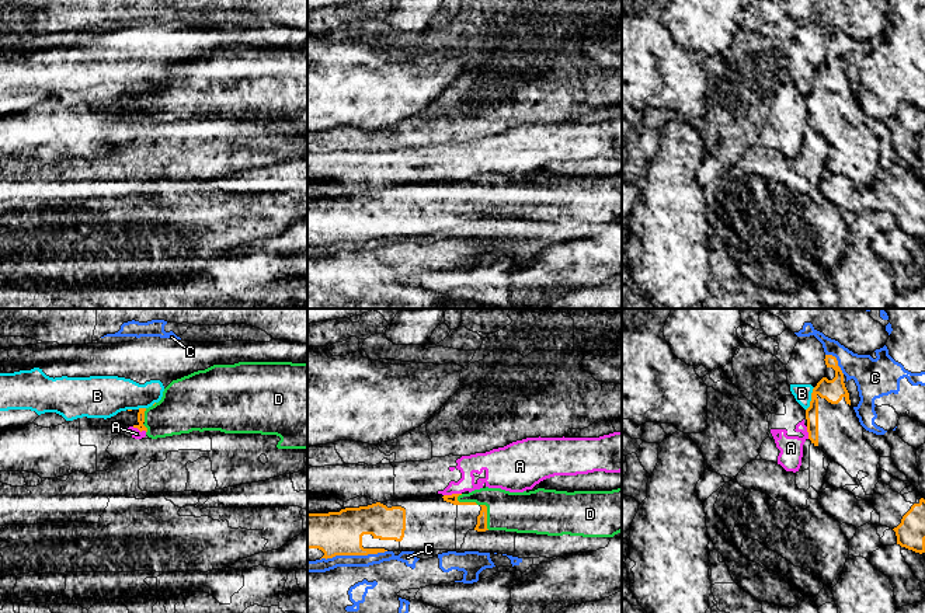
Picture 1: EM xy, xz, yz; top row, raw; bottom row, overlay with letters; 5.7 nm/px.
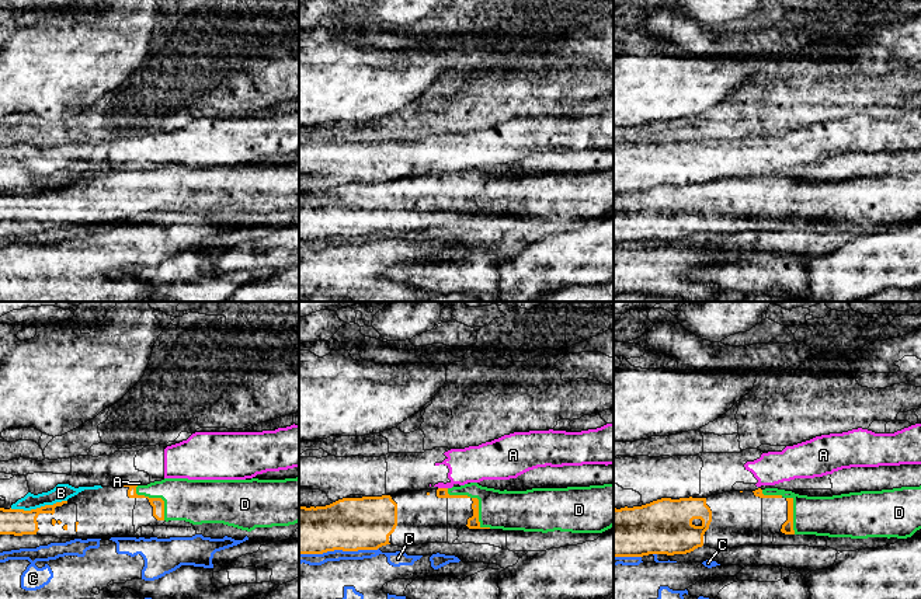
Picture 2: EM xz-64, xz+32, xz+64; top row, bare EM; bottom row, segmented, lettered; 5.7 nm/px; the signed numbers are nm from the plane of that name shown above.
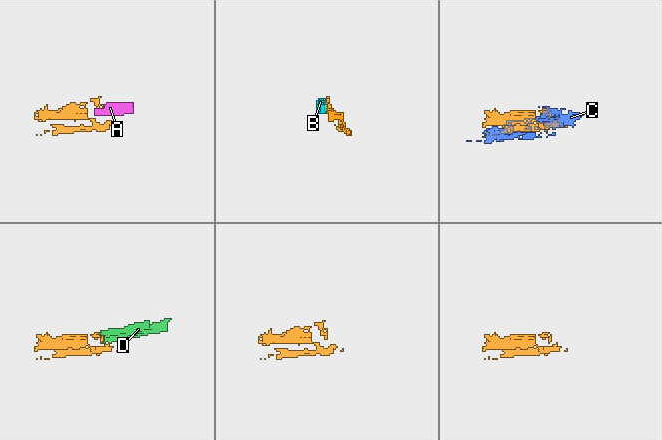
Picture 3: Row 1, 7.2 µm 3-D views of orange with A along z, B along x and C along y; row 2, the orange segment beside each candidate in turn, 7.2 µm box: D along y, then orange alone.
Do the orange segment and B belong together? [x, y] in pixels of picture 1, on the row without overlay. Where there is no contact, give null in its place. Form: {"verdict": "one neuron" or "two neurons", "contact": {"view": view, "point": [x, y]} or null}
{"verdict": "two neurons", "contact": {"view": "yz", "point": [812, 84]}}

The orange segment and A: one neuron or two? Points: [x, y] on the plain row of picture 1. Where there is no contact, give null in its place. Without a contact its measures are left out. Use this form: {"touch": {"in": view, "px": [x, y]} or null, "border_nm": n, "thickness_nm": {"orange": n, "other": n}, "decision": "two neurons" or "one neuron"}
{"touch": {"in": "xz", "px": [452, 180]}, "border_nm": 110, "thickness_nm": {"orange": 50, "other": 110}, "decision": "two neurons"}

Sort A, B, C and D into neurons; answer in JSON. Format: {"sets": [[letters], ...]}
{"sets": [["A"], ["B"], ["C"], ["D"]]}

